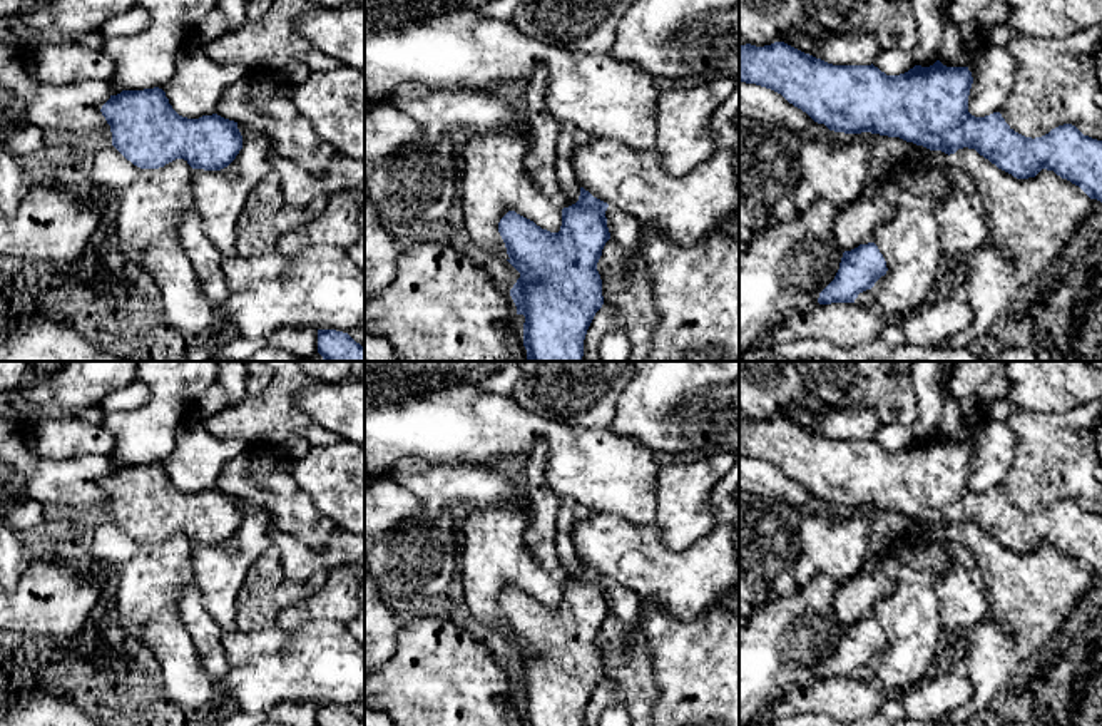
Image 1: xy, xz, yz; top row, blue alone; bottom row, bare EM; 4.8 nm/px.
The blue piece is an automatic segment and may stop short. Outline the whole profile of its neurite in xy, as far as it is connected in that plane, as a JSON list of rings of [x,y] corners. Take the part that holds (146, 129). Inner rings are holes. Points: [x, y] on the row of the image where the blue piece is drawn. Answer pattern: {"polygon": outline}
{"polygon": [[[159,87],[144,90],[122,90],[100,109],[112,132],[112,146],[140,169],[159,169],[184,159],[192,169],[221,171],[227,167],[242,149],[237,122],[217,114],[187,119],[179,115],[166,92]]]}

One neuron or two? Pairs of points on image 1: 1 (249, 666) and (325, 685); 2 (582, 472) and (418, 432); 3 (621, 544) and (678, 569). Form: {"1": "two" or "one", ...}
{"1": "one", "2": "one", "3": "one"}

